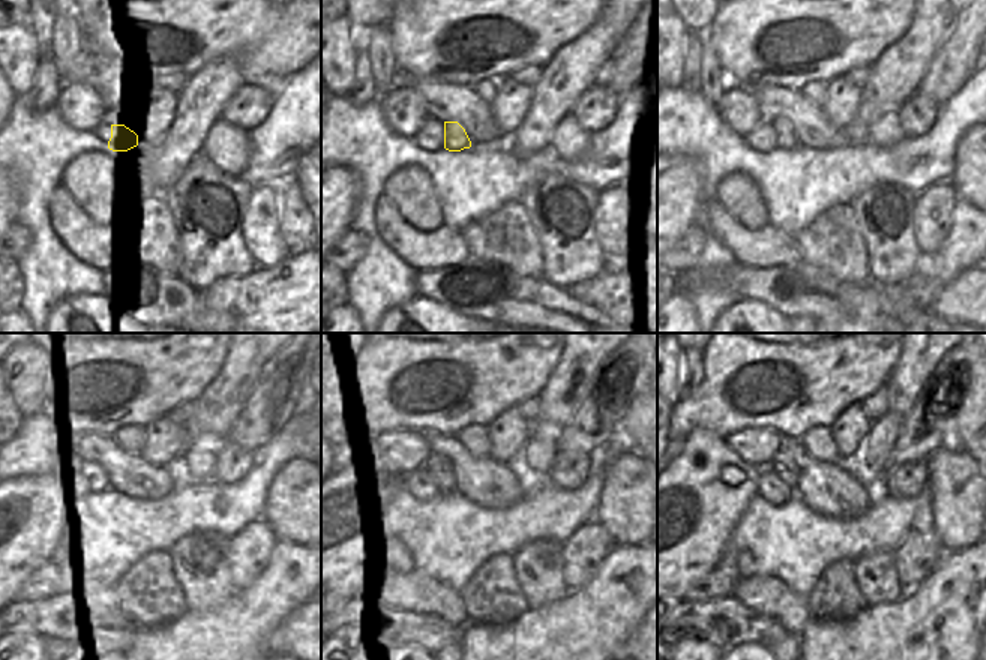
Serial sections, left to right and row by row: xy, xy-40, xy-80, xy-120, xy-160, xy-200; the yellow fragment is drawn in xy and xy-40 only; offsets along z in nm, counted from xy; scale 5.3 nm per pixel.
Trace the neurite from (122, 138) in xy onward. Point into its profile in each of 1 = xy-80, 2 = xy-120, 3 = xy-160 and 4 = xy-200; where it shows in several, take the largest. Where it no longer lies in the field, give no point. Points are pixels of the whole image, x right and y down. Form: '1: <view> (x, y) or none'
1: xy-80 (785, 131)
2: xy-120 (101, 465)
3: xy-160 (440, 467)
4: xy-200 (781, 464)

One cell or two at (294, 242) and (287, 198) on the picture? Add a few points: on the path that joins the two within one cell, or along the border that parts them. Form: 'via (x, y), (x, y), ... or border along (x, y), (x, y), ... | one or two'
via (294, 231), (293, 209) | one

